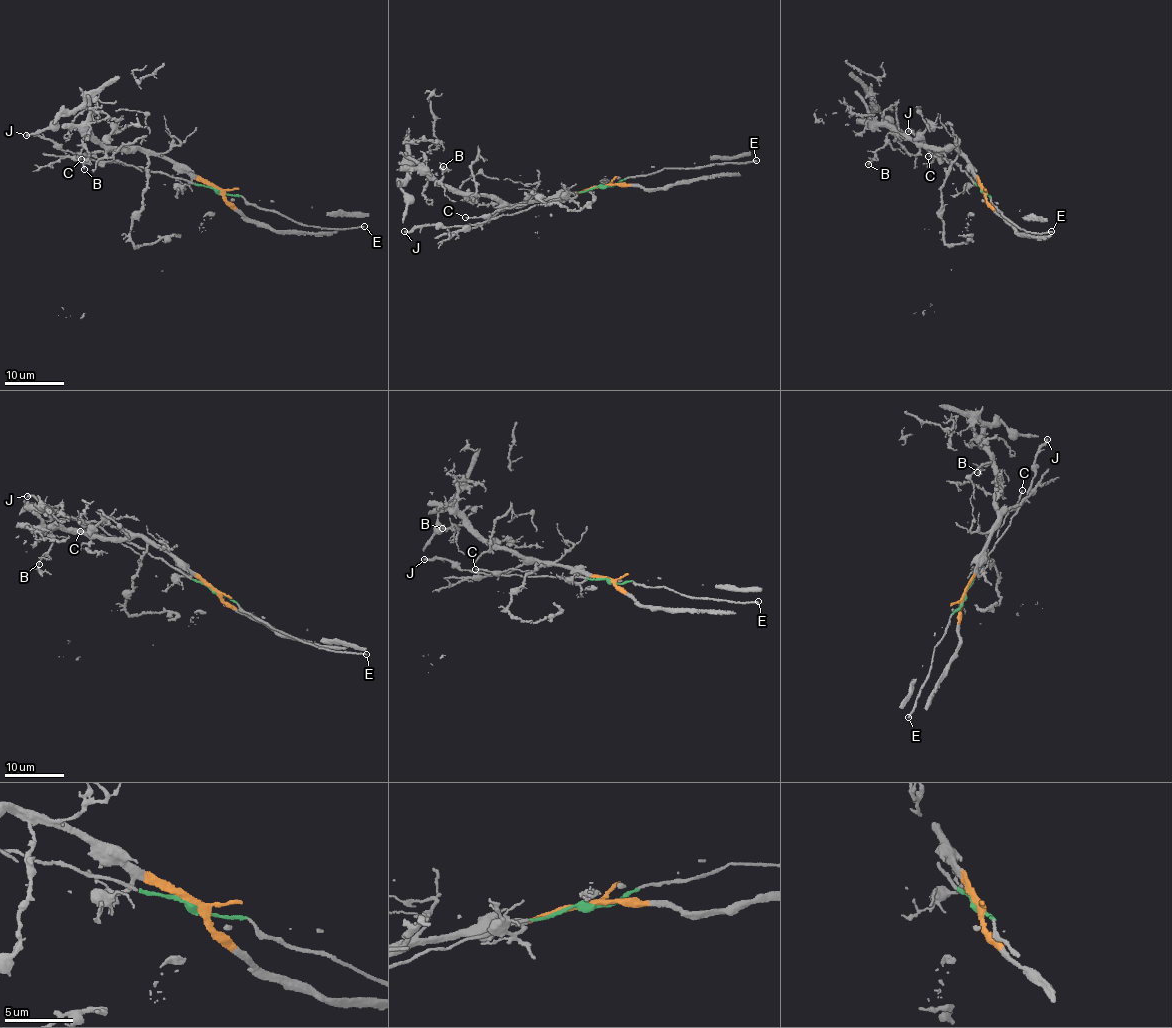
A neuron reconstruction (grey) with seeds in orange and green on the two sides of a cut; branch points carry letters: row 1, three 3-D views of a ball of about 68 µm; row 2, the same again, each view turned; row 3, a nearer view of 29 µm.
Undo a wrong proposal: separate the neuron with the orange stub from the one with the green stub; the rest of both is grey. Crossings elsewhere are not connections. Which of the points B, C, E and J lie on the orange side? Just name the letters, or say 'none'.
B, C

